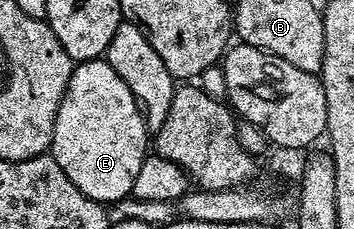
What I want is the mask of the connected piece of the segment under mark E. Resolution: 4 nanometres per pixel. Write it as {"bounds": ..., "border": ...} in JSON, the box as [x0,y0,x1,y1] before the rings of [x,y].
{"bounds":[52,58,148,205],"border":[[[105,58],[87,59],[75,66],[60,109],[56,113],[52,154],[60,169],[68,173],[72,185],[76,185],[80,193],[97,203],[109,205],[133,192],[136,173],[140,173],[140,165],[148,154],[148,128],[128,85],[120,81],[120,73],[116,73],[116,69],[112,69]]]}

